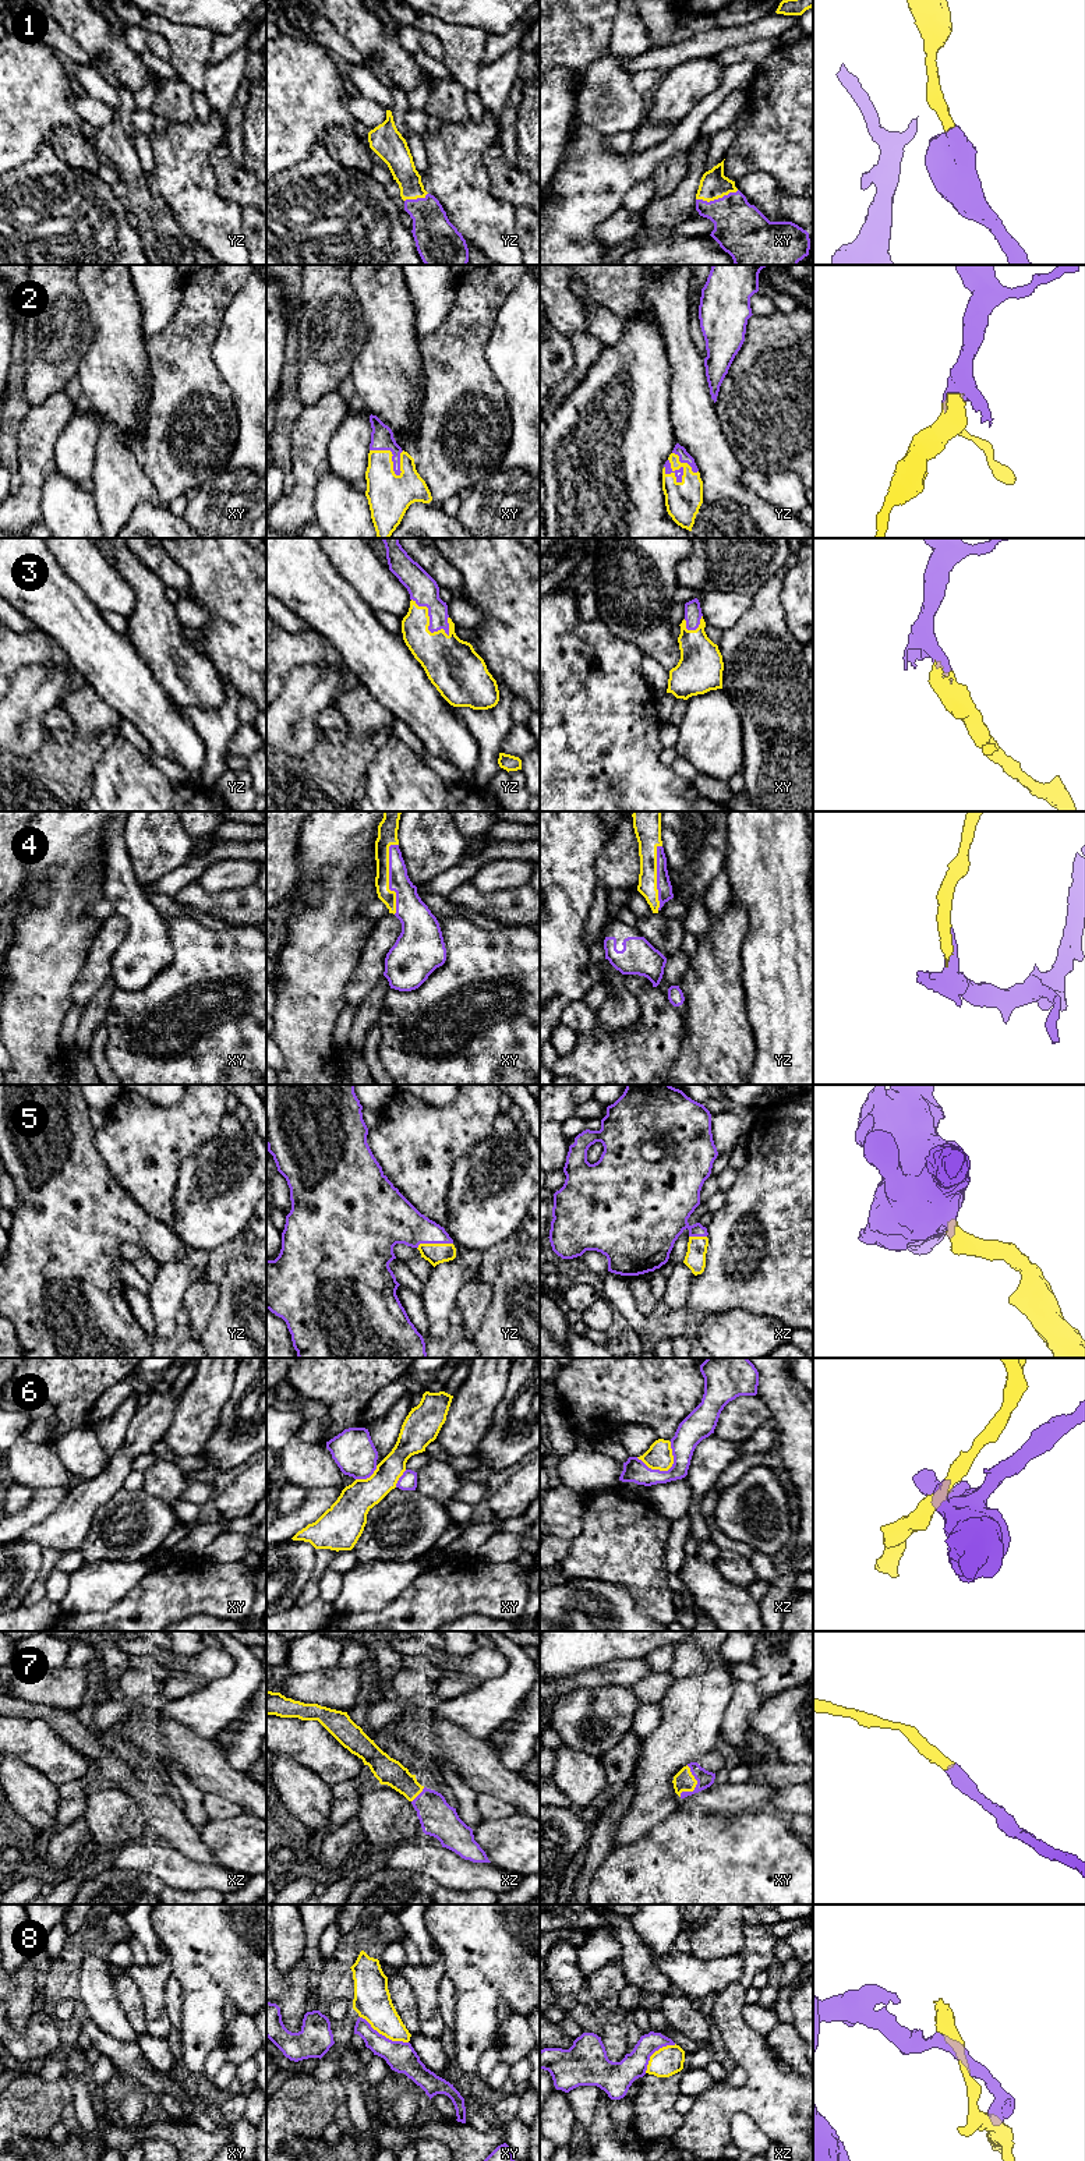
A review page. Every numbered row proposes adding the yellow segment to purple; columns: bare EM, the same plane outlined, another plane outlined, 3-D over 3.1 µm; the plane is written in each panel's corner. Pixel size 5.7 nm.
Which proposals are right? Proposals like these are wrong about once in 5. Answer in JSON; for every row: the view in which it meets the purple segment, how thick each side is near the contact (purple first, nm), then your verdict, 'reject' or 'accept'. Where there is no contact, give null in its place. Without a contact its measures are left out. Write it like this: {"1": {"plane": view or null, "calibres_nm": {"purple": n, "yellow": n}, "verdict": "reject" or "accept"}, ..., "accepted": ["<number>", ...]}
{"1": {"plane": "xy", "calibres_nm": {"purple": 300, "yellow": 160}, "verdict": "accept"}, "2": {"plane": "xy", "calibres_nm": {"purple": 130, "yellow": 260}, "verdict": "accept"}, "3": {"plane": "yz", "calibres_nm": {"purple": 170, "yellow": 300}, "verdict": "accept"}, "4": {"plane": "xy", "calibres_nm": {"purple": 180, "yellow": 110}, "verdict": "accept"}, "5": {"plane": "yz", "calibres_nm": {"purple": 260, "yellow": 120}, "verdict": "accept"}, "6": {"plane": "xz", "calibres_nm": {"purple": 150, "yellow": 150}, "verdict": "reject"}, "7": {"plane": "xy", "calibres_nm": {"purple": 100, "yellow": 120}, "verdict": "accept"}, "8": {"plane": "xy", "calibres_nm": {"purple": 170, "yellow": 220}, "verdict": "reject"}, "accepted": ["1", "2", "3", "4", "5", "7"]}

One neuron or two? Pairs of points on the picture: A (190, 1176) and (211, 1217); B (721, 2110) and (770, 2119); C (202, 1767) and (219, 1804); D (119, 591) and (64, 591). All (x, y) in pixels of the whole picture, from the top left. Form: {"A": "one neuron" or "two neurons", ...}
{"A": "one neuron", "B": "one neuron", "C": "two neurons", "D": "two neurons"}

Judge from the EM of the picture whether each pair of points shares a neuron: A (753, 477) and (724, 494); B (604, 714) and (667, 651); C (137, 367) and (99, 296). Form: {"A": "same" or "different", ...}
{"A": "different", "B": "different", "C": "same"}

